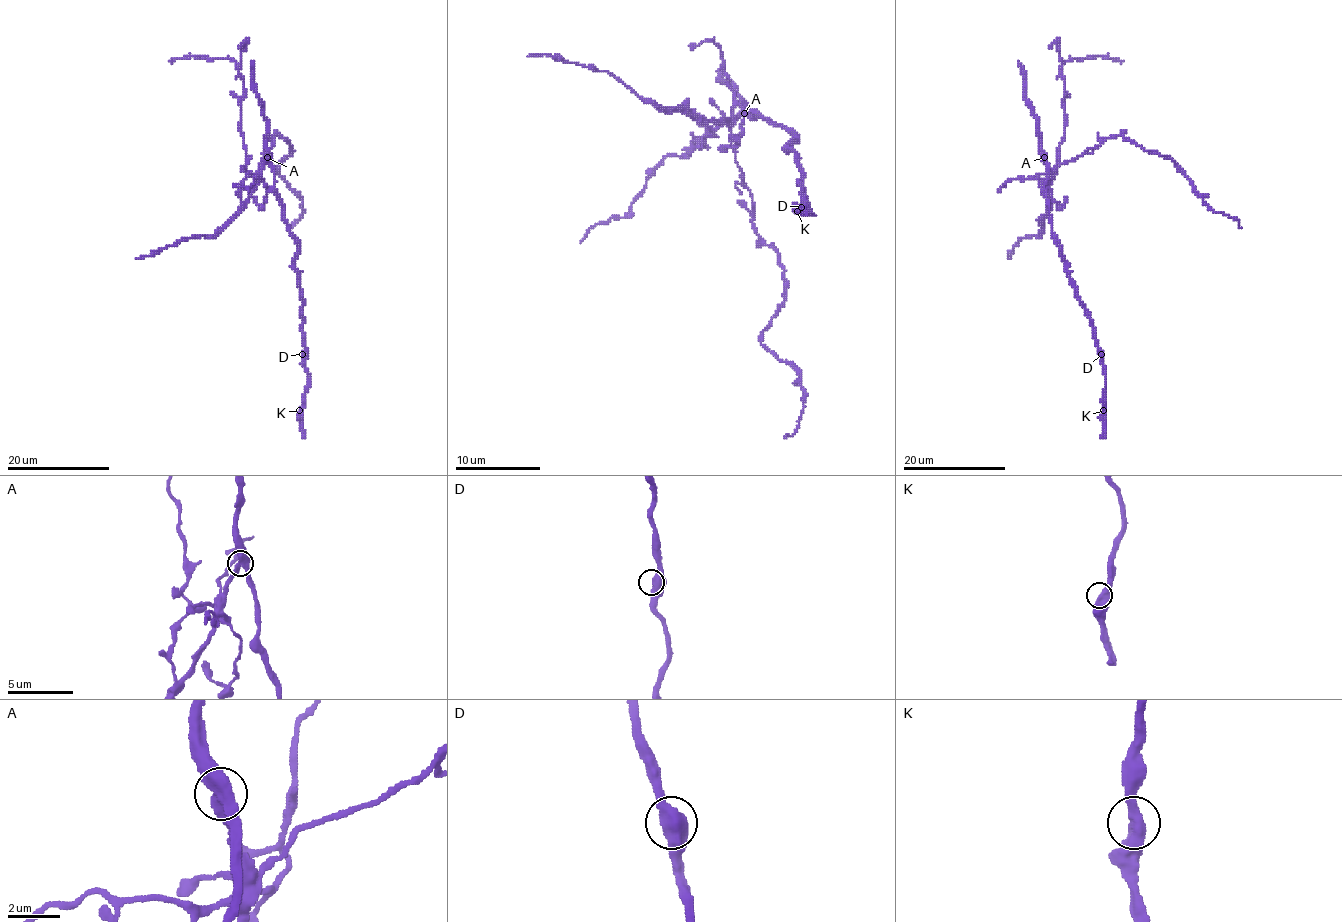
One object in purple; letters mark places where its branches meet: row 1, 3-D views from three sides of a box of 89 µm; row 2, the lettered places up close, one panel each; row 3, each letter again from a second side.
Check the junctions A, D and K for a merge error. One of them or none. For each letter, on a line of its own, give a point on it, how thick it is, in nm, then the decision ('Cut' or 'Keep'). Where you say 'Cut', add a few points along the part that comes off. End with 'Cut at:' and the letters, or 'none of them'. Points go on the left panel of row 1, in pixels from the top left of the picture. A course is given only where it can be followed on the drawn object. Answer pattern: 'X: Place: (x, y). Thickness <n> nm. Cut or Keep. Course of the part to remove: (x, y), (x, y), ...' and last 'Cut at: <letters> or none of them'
A: Place: (267, 157). Thickness 440 nm. Cut. Course of the part to remove: (267, 158), (258, 171), (272, 137), (291, 145), (277, 172), (302, 201), (303, 213), (291, 228)
D: Place: (302, 354). Thickness 440 nm. Keep
K: Place: (299, 410). Thickness 500 nm. Keep
Cut at: A

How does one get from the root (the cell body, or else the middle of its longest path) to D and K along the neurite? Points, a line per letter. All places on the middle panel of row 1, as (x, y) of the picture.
D: (754, 118), (759, 113), (784, 126), (797, 139), (788, 149), (795, 154), (801, 171), (805, 198), (801, 207)
K: (754, 118), (759, 113), (784, 126), (797, 139), (788, 149), (799, 164), (805, 209), (812, 213), (797, 211)

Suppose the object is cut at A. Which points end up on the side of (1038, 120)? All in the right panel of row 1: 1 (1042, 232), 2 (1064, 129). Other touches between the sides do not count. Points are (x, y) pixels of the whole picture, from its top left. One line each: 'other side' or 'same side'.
1: other side
2: other side

